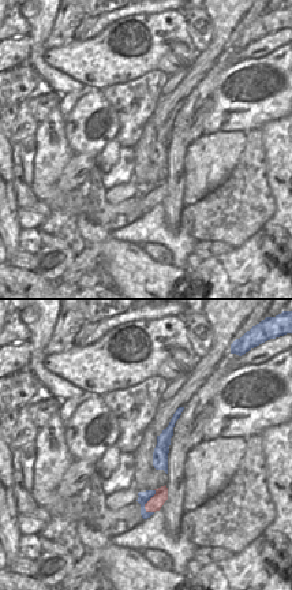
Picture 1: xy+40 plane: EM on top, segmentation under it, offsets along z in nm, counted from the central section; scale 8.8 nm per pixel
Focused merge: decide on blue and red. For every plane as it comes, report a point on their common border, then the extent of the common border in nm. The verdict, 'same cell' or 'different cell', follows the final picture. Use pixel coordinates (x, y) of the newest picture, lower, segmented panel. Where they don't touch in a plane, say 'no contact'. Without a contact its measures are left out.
contact (148, 500); length 220 nm

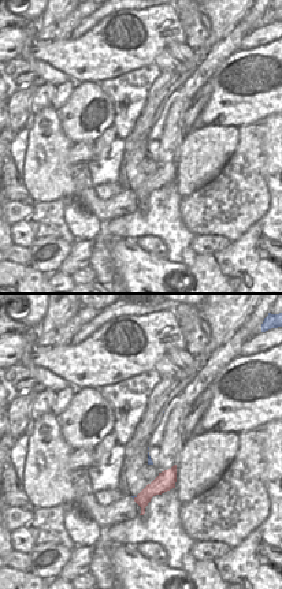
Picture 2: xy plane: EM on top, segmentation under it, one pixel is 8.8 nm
contact (134, 496); length 50 nm

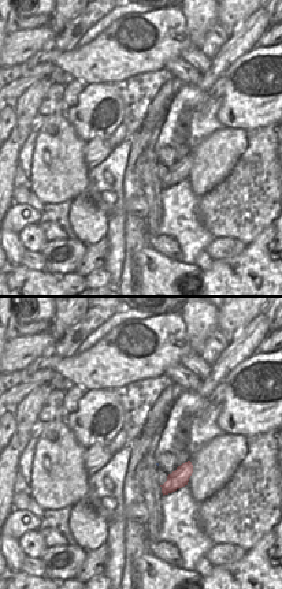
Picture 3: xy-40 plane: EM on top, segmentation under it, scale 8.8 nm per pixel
no contact

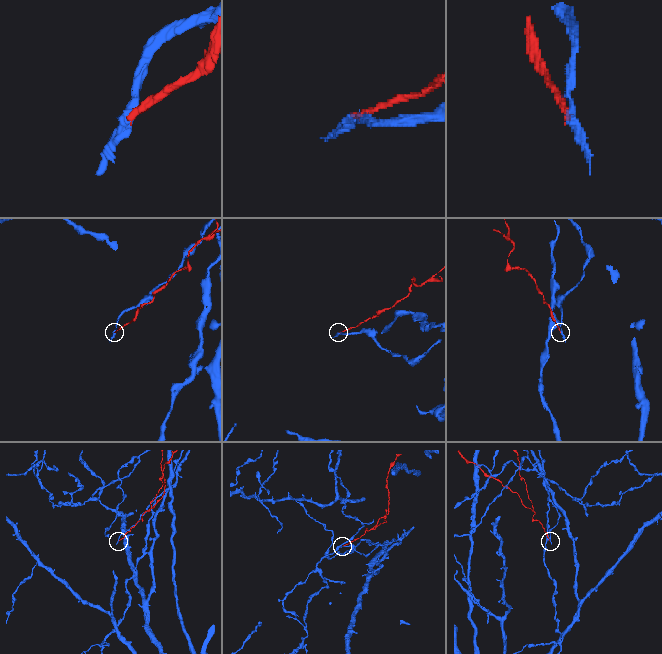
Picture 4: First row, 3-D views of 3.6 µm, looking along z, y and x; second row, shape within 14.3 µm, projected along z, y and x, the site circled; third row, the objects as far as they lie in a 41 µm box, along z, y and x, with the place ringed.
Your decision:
different cell

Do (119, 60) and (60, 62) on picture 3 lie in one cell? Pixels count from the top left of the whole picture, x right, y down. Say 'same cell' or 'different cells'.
same cell

